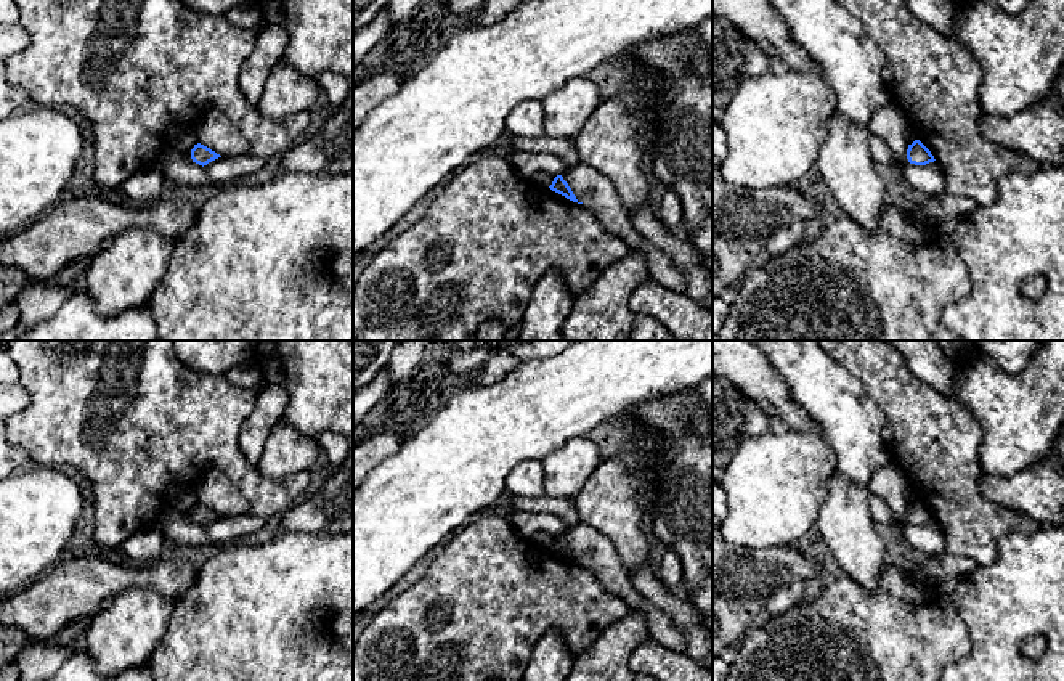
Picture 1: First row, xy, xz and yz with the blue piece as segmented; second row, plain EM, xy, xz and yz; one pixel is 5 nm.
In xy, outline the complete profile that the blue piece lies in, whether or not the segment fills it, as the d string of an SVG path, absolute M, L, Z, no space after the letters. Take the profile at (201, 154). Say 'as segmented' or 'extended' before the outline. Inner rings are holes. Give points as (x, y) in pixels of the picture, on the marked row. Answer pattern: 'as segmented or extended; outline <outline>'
as segmented; outline M201 143L194 145L194 148L191 149L193 162L196 162L202 167L207 165L209 162L218 159L218 157L221 157L221 156Z

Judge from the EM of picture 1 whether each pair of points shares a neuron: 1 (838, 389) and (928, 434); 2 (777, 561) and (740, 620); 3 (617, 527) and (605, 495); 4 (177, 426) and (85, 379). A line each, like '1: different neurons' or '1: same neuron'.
1: different neurons
2: same neuron
3: same neuron
4: same neuron

